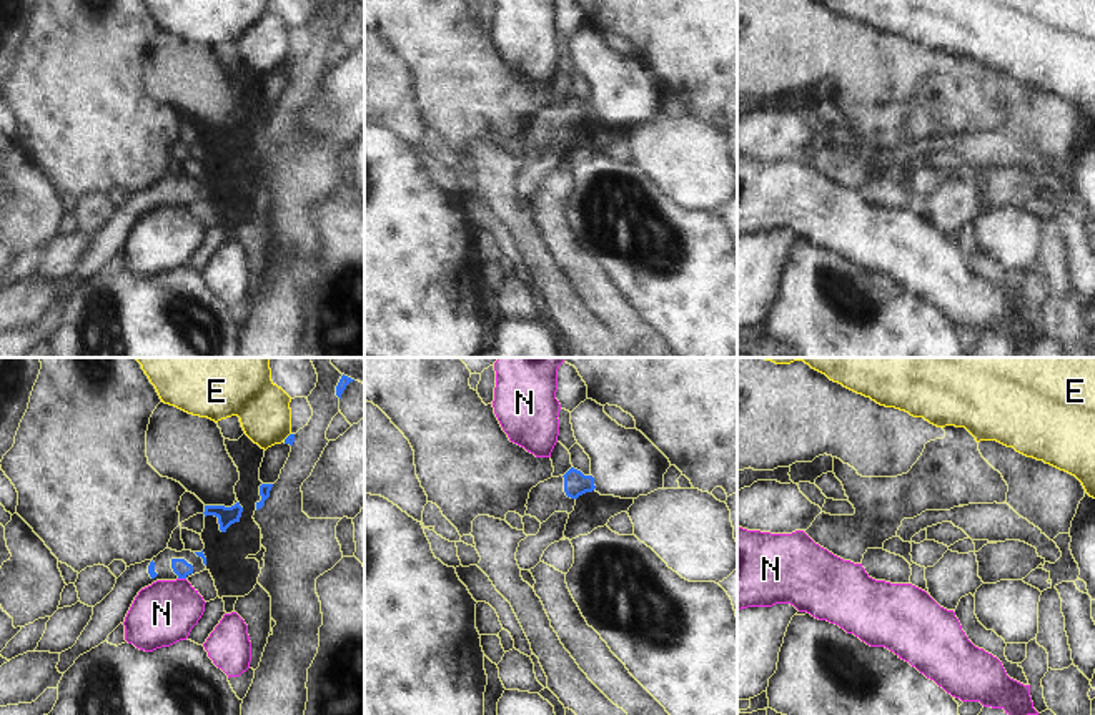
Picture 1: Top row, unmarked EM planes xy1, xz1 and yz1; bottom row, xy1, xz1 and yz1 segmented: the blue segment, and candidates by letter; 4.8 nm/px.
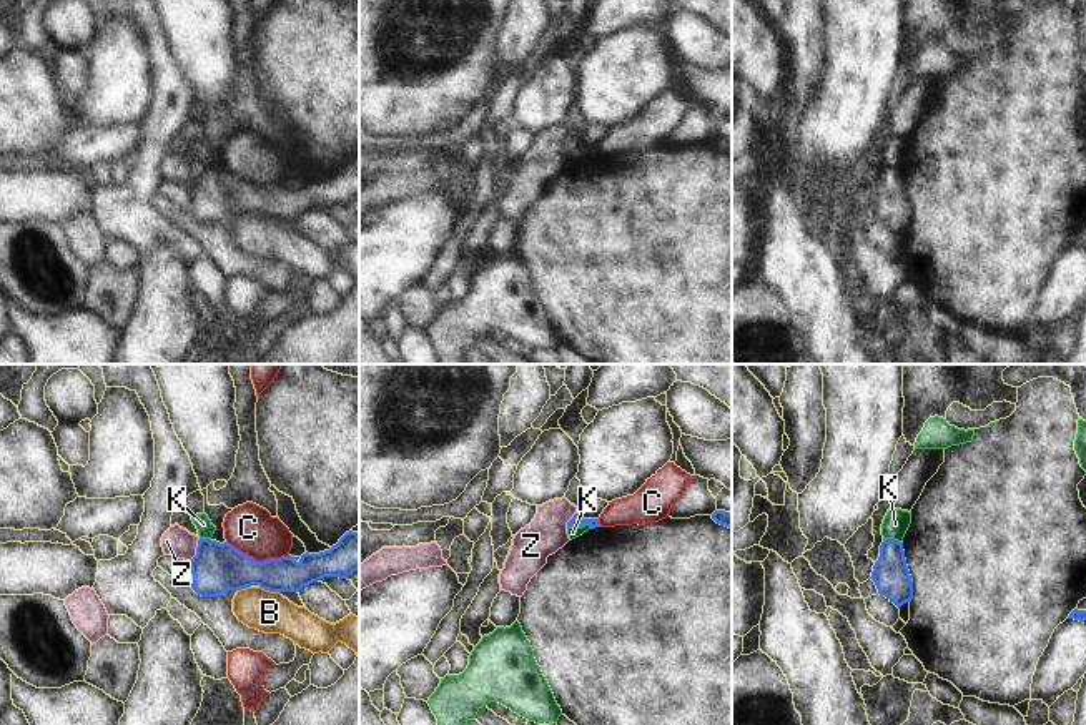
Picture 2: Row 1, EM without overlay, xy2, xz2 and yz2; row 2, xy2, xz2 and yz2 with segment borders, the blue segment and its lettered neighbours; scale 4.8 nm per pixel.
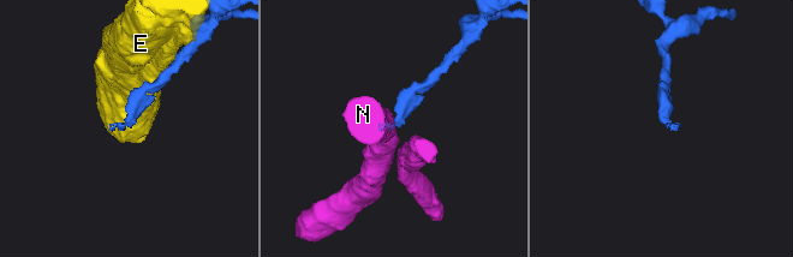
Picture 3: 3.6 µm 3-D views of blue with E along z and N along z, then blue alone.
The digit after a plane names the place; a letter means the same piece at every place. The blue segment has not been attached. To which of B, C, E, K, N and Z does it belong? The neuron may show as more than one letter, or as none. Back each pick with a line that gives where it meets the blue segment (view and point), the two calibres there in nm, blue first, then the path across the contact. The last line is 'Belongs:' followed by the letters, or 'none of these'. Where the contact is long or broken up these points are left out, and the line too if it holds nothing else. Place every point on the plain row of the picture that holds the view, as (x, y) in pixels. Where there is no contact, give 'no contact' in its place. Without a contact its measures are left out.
Belongs: none of these

